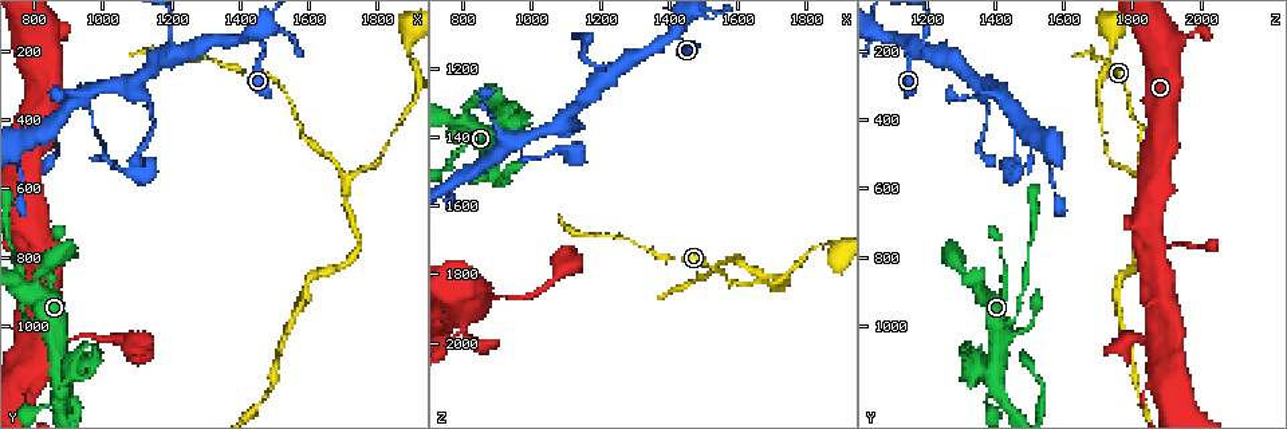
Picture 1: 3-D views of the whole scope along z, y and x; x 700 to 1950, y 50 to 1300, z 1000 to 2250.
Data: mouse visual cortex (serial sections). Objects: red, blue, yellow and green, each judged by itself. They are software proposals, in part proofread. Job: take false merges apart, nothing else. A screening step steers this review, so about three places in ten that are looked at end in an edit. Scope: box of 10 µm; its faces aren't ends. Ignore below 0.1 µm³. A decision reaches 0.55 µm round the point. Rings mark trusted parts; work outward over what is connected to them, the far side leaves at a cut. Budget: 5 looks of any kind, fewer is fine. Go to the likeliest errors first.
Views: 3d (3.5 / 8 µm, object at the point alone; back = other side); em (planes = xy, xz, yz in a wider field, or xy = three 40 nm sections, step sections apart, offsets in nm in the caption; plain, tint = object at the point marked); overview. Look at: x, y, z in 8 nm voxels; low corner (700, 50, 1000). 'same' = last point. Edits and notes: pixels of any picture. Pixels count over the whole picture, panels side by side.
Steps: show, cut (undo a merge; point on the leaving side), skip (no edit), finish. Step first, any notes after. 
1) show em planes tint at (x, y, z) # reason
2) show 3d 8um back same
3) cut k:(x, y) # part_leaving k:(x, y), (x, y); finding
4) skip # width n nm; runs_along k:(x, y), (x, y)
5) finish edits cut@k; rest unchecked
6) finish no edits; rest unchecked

show 3d 8um at (1710, 560, 1830) # sharp bend

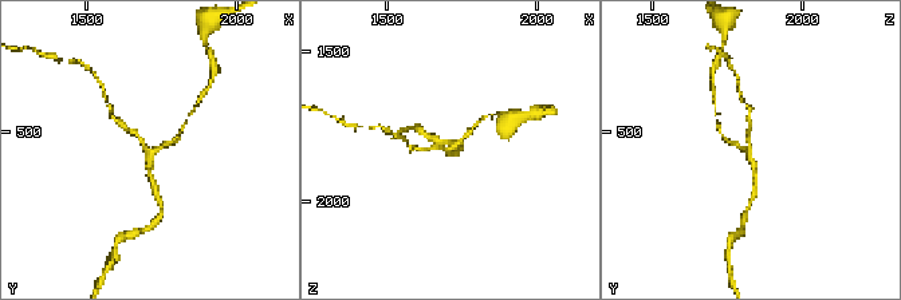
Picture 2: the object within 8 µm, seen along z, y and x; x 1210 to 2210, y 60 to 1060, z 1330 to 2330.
show em xy step 1 tint same

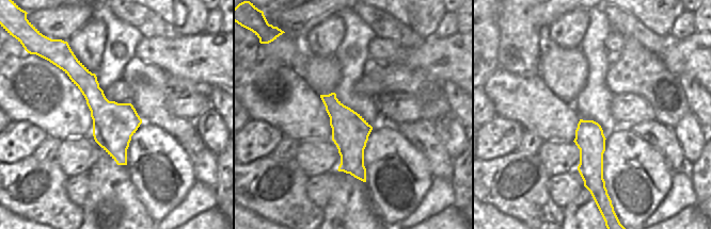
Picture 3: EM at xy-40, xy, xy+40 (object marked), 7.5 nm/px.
skip # runs_along 3:(72, 56), (113, 123), (124, 162); one cell here

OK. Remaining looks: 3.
show 3d 3.5um back at (880, 1130, 1410) # four arms meet

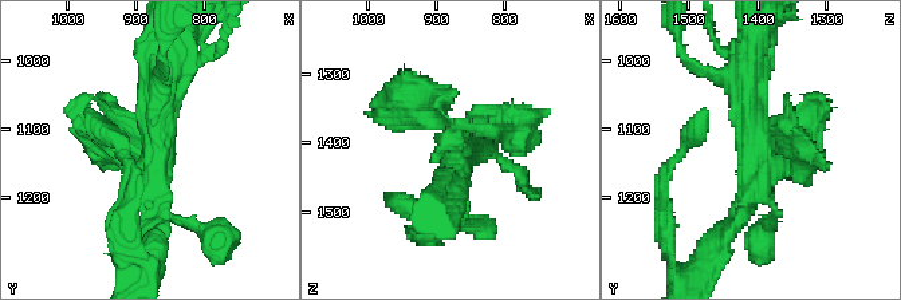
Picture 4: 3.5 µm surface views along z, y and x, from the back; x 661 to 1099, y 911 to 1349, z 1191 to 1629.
show em xy step 3 tint at (875, 1135, 1400)

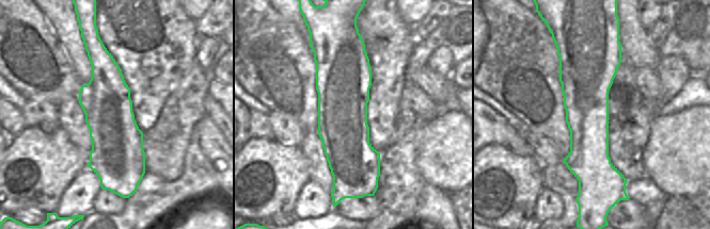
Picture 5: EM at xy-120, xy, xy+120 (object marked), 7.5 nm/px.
skip # runs_along 5:(345, 48), (345, 140), (362, 189); one cell here

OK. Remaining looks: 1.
finish no edits; rest unchecked

